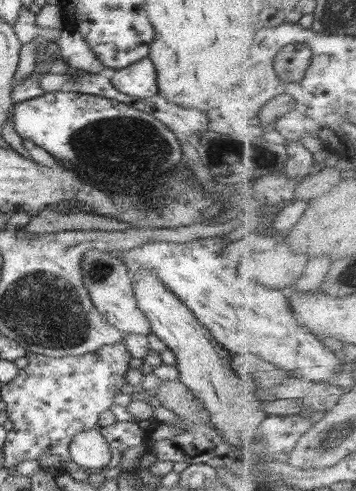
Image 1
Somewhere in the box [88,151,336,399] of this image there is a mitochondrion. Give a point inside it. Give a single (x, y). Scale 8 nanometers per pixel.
(161, 201)

